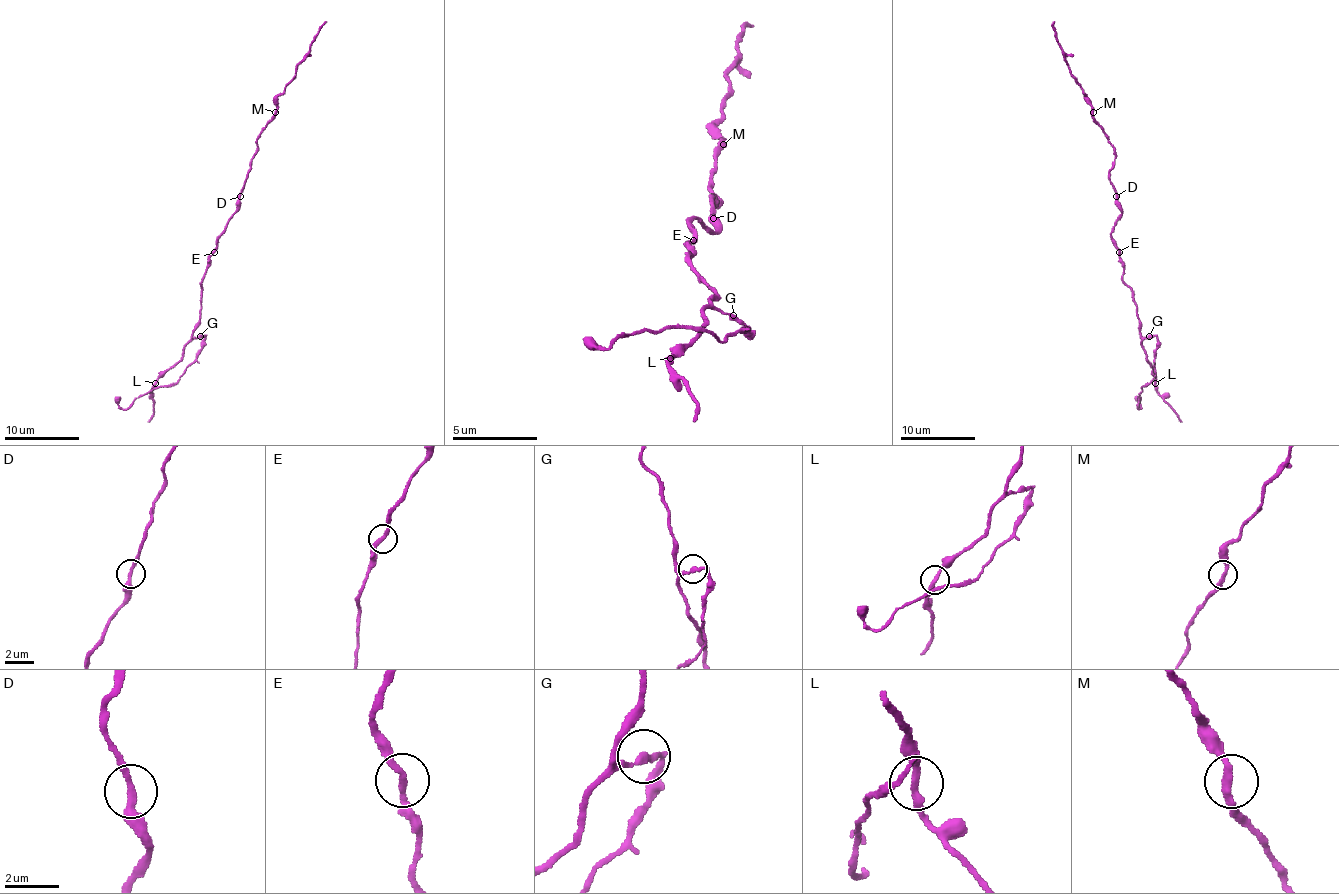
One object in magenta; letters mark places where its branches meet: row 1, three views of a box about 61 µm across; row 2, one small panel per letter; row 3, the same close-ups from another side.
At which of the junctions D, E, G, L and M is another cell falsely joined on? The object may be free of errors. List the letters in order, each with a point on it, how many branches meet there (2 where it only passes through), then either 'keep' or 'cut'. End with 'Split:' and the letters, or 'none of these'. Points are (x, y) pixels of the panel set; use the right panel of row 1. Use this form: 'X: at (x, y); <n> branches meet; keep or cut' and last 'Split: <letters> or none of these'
D: at (1116, 196); 2 branches meet; keep
E: at (1119, 252); 2 branches meet; keep
G: at (1149, 336); 2 branches meet; cut
L: at (1155, 383); 2 branches meet; keep
M: at (1093, 112); 2 branches meet; keep
Split: G

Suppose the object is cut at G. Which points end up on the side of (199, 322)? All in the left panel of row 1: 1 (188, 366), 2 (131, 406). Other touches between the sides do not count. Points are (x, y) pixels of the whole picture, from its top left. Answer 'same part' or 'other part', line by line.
1: other part
2: other part

